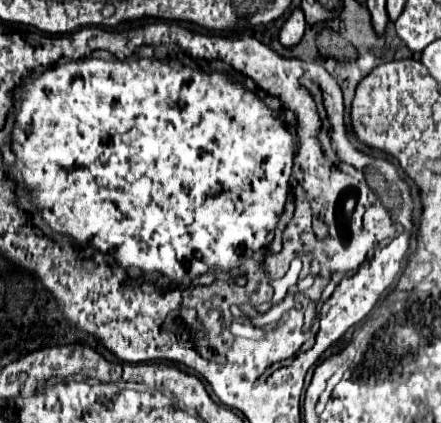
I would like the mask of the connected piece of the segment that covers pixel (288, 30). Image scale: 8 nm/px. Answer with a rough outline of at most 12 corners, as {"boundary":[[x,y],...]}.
{"boundary":[[295,9],[285,21],[279,41],[287,49],[303,39],[305,15]]}

